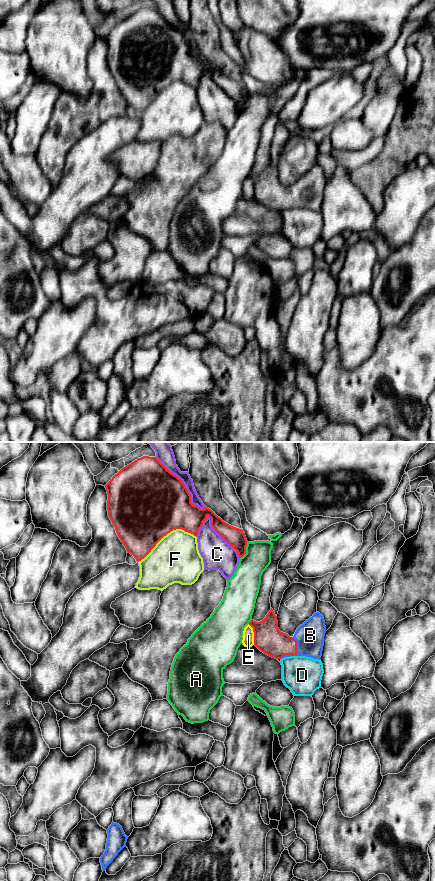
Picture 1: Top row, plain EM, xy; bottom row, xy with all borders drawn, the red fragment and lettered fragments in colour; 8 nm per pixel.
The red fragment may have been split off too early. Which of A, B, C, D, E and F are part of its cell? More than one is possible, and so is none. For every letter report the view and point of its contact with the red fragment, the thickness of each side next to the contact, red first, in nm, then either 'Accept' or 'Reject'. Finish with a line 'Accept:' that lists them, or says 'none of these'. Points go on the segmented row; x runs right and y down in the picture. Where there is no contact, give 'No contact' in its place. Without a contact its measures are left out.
A: Touches red at xy (245, 550). Thickness 160 nm (red) against 240 nm. Reject
B: Touches red at xy (296, 646). Thickness 220 nm (red) against 220 nm. Accept
C: Touches red at xy (222, 536). Thickness 160 nm (red) against 240 nm. Reject
D: Touches red at xy (293, 655). Thickness 220 nm (red) against 300 nm. Reject
E: Touches red at xy (254, 634). Thickness 220 nm (red) against 100 nm. Reject
F: Touches red at xy (166, 534). Thickness 500 nm (red) against 380 nm. Reject
Accept: B

